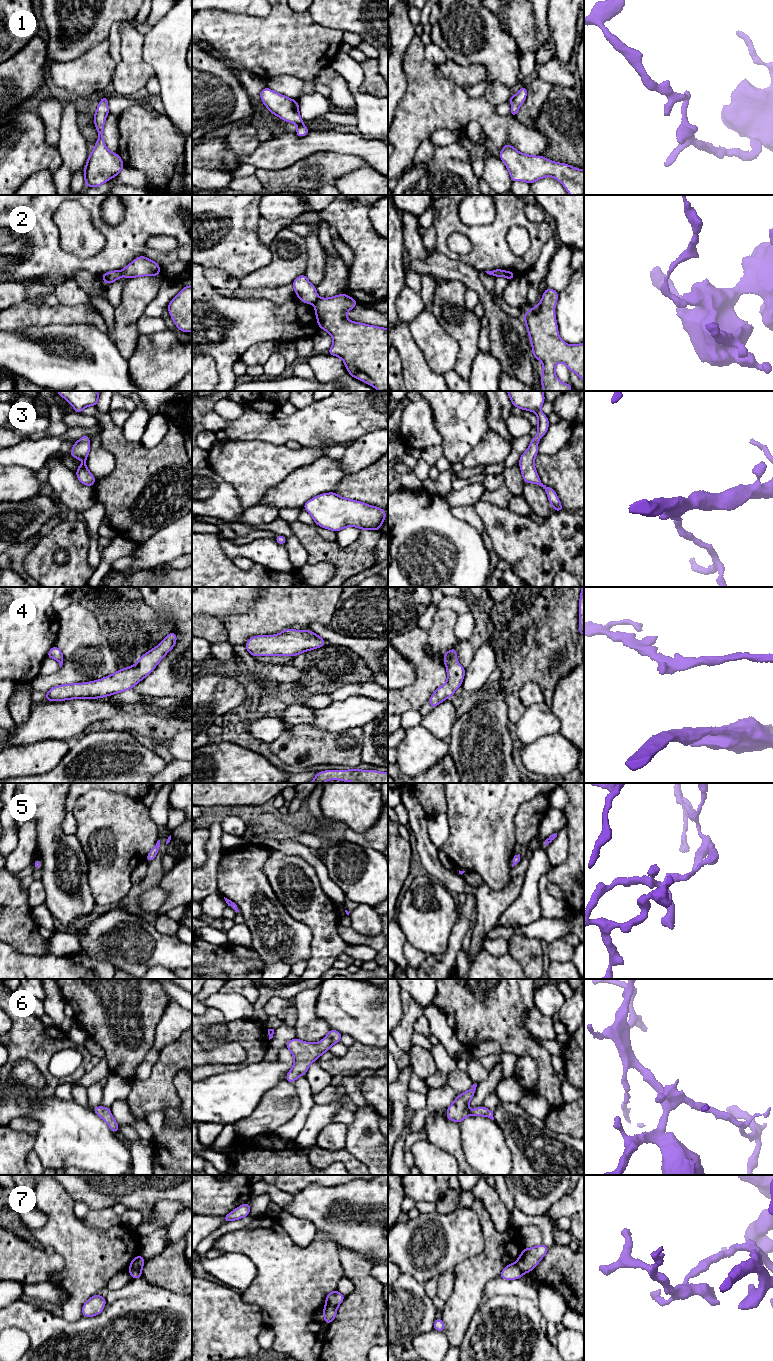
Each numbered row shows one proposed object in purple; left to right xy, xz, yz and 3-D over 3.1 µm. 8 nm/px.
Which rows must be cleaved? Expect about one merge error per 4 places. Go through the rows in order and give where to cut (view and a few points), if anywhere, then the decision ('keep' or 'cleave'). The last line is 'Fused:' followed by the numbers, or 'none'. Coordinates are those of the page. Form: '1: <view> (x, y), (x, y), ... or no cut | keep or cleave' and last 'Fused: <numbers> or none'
1: xz (302, 123), (299, 125) | cleave
2: xz (319, 298), (313, 303) | cleave
3: no cut | keep
4: no cut | keep
5: no cut | keep
6: no cut | keep
7: xy (141, 1267), (129, 1269) | cleave
Fused: 1, 2, 7

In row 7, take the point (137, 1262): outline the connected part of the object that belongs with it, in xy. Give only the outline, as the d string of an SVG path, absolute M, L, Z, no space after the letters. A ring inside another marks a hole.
M139 1254L132 1259L129 1269L138 1269L142 1268L146 1260Z

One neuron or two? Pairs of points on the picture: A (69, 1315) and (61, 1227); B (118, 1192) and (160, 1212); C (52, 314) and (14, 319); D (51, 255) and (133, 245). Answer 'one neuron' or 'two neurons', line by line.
A: one neuron
B: two neurons
C: one neuron
D: one neuron

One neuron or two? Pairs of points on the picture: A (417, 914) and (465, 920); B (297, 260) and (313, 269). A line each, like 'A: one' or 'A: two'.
A: two
B: two

